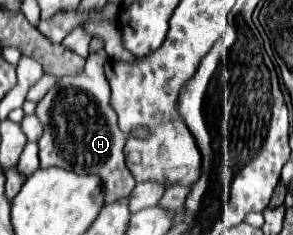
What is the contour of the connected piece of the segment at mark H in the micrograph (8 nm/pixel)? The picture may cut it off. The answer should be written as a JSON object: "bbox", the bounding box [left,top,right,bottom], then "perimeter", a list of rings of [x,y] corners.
{"bbox":[35,52,135,204],"perimeter":[[[95,52],[89,54],[85,70],[77,76],[63,76],[61,80],[55,82],[55,86],[37,102],[35,108],[35,116],[39,118],[39,122],[43,124],[45,132],[39,138],[39,166],[41,168],[63,168],[63,170],[73,170],[75,174],[97,174],[105,186],[105,204],[117,202],[119,198],[127,198],[131,194],[131,190],[135,188],[135,178],[129,172],[129,168],[125,166],[125,154],[123,154],[123,146],[125,146],[125,134],[119,130],[117,126],[117,114],[109,104],[109,82],[105,78],[105,62],[109,60],[107,52]]]}

